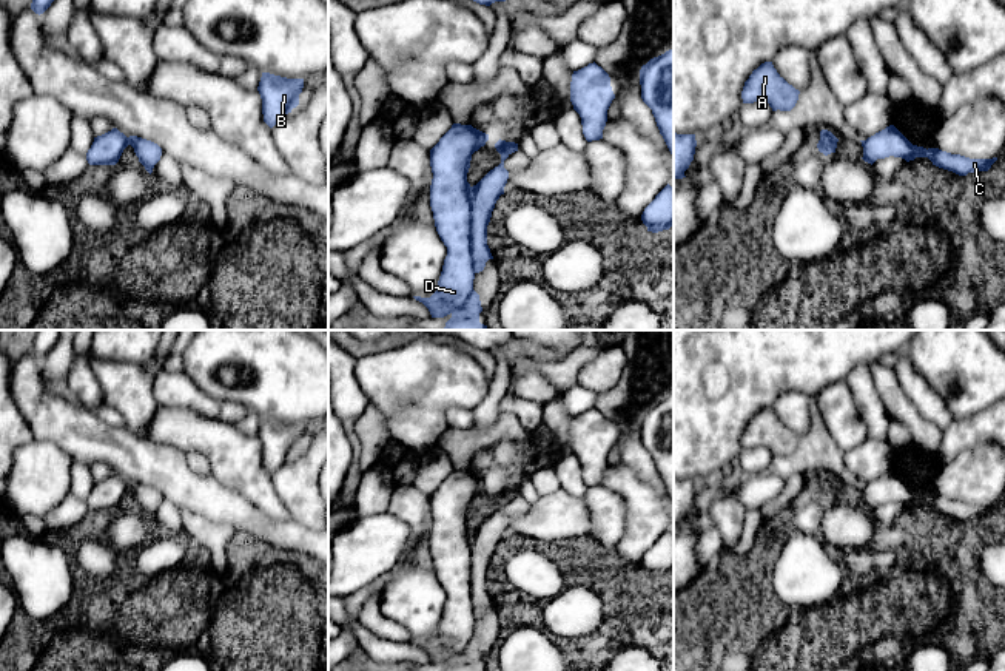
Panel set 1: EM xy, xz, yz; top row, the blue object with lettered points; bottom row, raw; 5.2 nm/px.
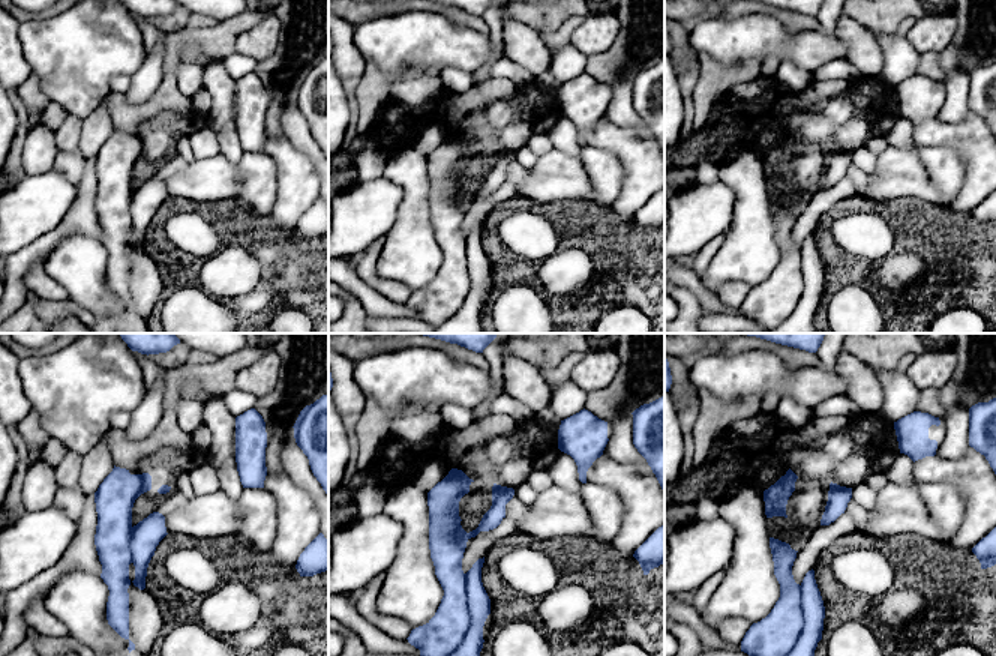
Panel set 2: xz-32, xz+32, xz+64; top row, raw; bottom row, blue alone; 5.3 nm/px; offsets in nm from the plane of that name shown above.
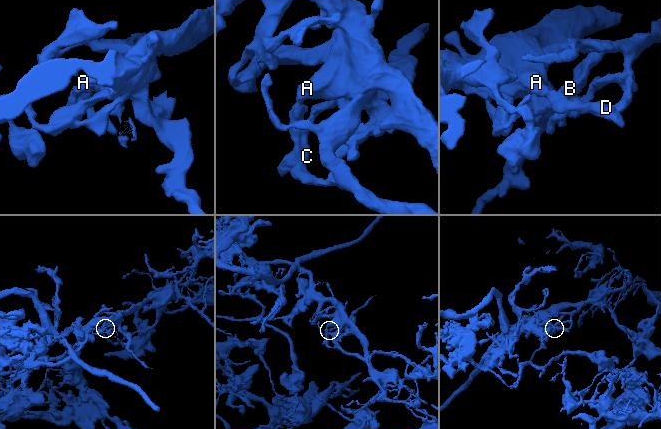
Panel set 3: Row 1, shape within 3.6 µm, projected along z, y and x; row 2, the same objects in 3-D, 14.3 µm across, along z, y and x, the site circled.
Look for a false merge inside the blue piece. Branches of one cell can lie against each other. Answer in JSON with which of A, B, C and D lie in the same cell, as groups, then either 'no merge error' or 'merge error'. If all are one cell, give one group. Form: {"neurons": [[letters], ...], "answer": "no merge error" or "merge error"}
{"neurons": [["A", "B", "D"], ["C"]], "answer": "merge error"}

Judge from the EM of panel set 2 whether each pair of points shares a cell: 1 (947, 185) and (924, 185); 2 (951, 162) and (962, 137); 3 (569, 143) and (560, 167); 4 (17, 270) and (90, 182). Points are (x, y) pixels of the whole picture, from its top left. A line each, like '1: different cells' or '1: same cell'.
1: different cells
2: different cells
3: different cells
4: same cell

